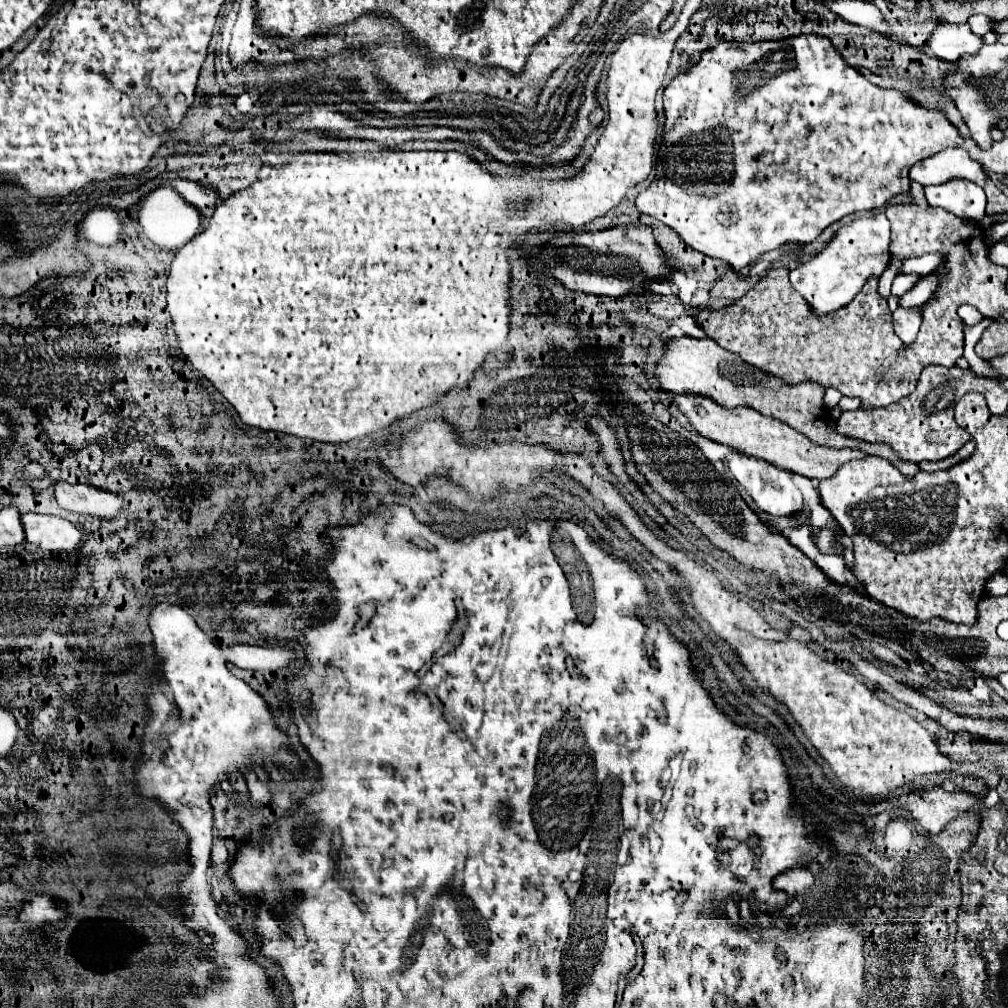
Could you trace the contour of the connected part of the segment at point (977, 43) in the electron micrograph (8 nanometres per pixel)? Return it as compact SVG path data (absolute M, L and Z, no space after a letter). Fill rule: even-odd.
M944 22L937 26L930 38L930 52L936 58L952 63L962 54L976 54L982 46L982 36L976 36L968 24Z

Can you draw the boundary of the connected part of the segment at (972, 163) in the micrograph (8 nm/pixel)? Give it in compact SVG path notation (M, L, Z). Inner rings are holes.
M948 148L912 166L910 178L914 182L920 182L922 186L948 182L950 178L968 178L978 186L984 186L986 176L984 170L978 166L978 162L966 150Z

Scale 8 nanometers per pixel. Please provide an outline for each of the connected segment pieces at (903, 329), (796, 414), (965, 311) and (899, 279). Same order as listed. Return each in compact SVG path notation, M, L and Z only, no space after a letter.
M930 300L914 308L898 308L898 312L894 312L894 332L900 336L900 340L906 346L916 340L916 334L920 328L920 310L928 304Z
M672 338L672 344L670 344L670 352L666 352L664 360L660 366L656 366L656 378L660 380L660 384L664 386L664 390L668 392L676 392L676 394L696 394L696 396L708 396L712 398L714 402L718 402L720 406L724 408L736 408L736 406L748 406L748 408L754 408L758 410L762 416L770 416L770 418L776 418L788 426L792 426L794 430L802 432L802 434L808 434L808 438L816 444L824 444L828 448L858 448L858 450L864 450L868 454L874 454L874 456L880 456L880 458L886 458L888 462L892 462L894 466L904 466L908 462L904 462L902 458L896 458L896 452L890 448L890 446L884 446L884 444L868 444L868 442L860 442L856 438L844 438L836 428L828 426L828 420L830 420L830 410L824 406L824 392L826 388L824 386L818 386L818 382L798 382L798 384L786 384L784 380L772 376L772 374L764 374L762 370L746 364L740 356L720 348L714 340L710 338L704 338L704 340L698 340L698 338Z
M968 304L960 306L960 308L958 308L958 314L960 314L960 318L964 320L964 324L968 324L968 326L974 326L974 324L978 324L978 322L984 318L974 306L968 306Z
M898 274L892 284L892 294L894 296L906 294L918 282L918 278L920 278L920 274Z

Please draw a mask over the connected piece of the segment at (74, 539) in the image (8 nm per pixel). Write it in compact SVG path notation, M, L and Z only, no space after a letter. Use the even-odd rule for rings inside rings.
M28 512L22 516L22 524L26 530L26 540L42 550L74 550L80 544L80 530L68 522L66 518L50 516L50 514L34 514Z

